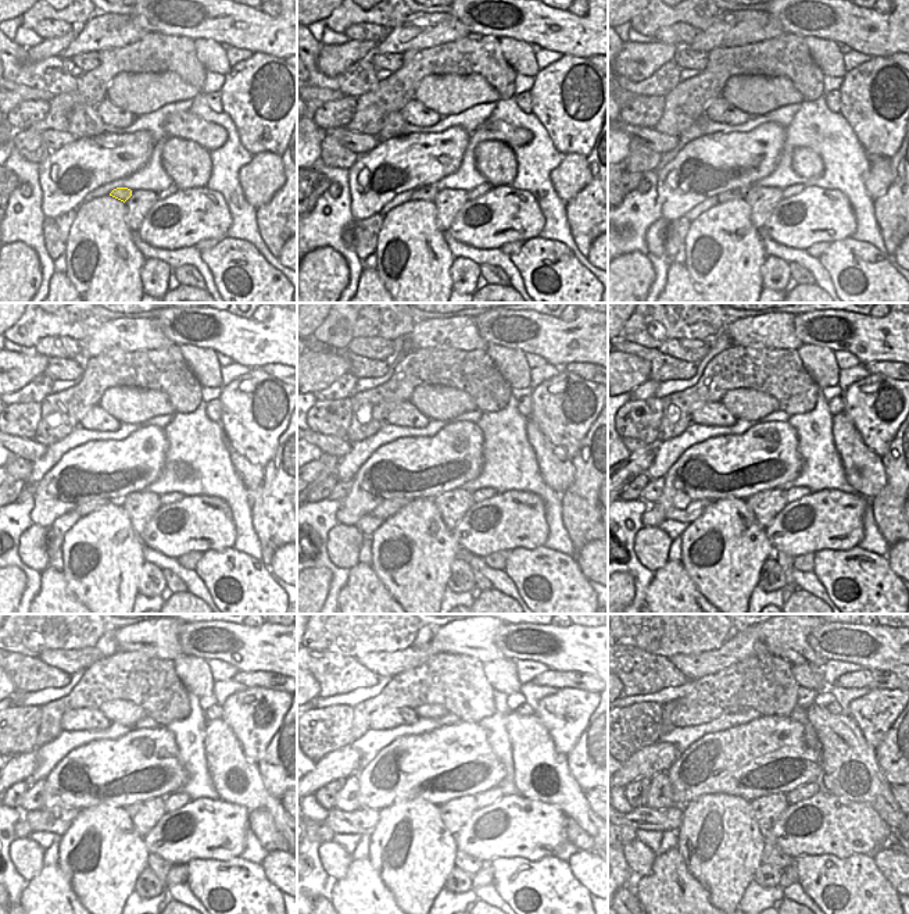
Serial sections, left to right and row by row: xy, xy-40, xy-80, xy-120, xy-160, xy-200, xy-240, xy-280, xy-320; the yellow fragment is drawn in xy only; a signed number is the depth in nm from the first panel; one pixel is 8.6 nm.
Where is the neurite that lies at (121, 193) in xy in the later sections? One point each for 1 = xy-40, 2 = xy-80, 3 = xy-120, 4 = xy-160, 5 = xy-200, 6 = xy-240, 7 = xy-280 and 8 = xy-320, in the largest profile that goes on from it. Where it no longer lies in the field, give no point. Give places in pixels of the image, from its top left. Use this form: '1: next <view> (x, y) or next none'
1: next xy-40 (428, 193)
2: next xy-80 (736, 192)
3: next xy-120 (93, 504)
4: next xy-160 (385, 510)
5: next xy-200 (689, 514)
6: next xy-240 (58, 820)
7: next xy-280 (362, 821)
8: next xy-320 (644, 818)

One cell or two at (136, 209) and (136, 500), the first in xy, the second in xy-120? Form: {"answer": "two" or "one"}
{"answer": "one"}

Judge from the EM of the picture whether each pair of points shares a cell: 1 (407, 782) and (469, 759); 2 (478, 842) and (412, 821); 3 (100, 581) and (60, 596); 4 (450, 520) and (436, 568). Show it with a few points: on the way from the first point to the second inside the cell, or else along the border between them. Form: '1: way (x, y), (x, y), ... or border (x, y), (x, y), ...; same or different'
1: way (422, 767), (437, 767), (454, 760); same
2: border (453, 836), (458, 849); different
3: border (61, 571), (70, 591), (78, 599); different
4: border (432, 500), (443, 524), (451, 532); different

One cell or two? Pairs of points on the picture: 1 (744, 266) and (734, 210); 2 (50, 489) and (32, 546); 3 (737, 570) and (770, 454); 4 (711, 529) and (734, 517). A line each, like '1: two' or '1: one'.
1: one
2: two
3: two
4: one

